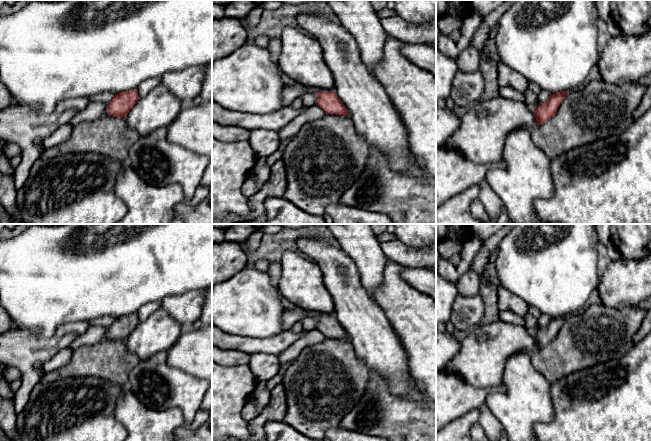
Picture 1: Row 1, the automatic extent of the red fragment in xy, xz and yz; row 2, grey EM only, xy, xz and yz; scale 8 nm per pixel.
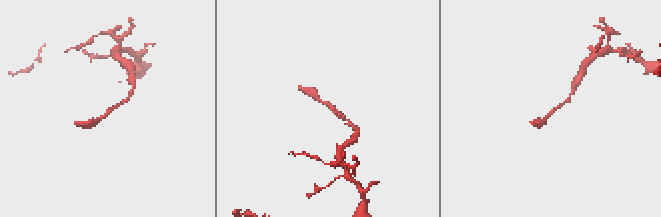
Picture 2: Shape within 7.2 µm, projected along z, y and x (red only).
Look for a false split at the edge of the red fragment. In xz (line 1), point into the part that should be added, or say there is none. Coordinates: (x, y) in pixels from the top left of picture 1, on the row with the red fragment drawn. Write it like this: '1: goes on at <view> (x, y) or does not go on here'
1: does not go on here

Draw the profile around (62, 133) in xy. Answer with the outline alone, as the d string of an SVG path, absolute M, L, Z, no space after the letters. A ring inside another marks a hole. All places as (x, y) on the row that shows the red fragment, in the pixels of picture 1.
M66 123L59 127L55 132L43 140L43 150L56 147L65 142L72 134L72 129L73 126L70 123Z

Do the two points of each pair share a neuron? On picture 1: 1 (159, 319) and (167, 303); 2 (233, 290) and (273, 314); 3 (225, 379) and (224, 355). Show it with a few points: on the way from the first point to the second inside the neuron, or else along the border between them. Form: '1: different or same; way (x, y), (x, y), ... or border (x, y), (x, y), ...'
1: different; border (160, 307), (181, 326)
2: same; way (243, 300), (259, 314), (263, 314)
3: different; border (247, 363), (222, 365)

